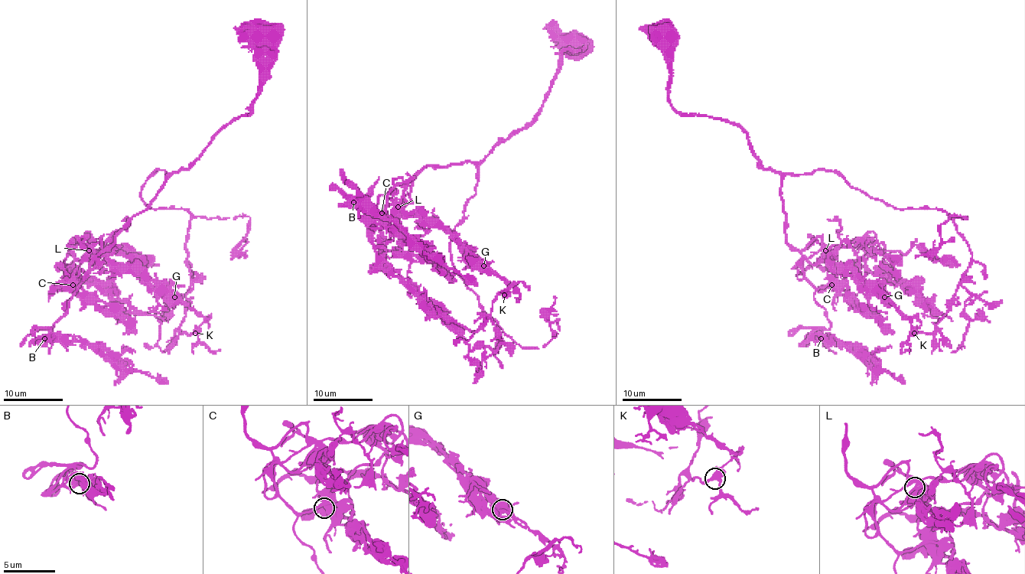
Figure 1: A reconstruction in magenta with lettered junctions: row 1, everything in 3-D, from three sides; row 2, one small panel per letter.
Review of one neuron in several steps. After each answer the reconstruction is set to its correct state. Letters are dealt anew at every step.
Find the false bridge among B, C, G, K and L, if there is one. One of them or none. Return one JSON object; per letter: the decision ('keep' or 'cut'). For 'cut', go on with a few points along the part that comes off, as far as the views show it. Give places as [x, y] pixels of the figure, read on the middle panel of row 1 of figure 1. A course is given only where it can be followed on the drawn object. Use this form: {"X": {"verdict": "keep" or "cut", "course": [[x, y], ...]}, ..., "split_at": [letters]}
{"B": {"verdict": "keep"}, "C": {"verdict": "keep"}, "G": {"verdict": "keep"}, "K": {"verdict": "keep"}, "L": {"verdict": "keep"}, "split_at": []}

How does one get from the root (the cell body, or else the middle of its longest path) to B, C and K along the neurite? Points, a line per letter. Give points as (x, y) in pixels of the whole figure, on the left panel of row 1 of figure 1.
B: (266, 38), (258, 50), (252, 112), (229, 122), (187, 168), (175, 171), (92, 261), (43, 339)
C: (266, 38), (258, 50), (252, 112), (229, 122), (187, 168), (175, 171), (92, 261), (78, 288), (73, 285)
K: (266, 38), (252, 112), (175, 171), (90, 261), (138, 265), (161, 281), (203, 317), (195, 333)

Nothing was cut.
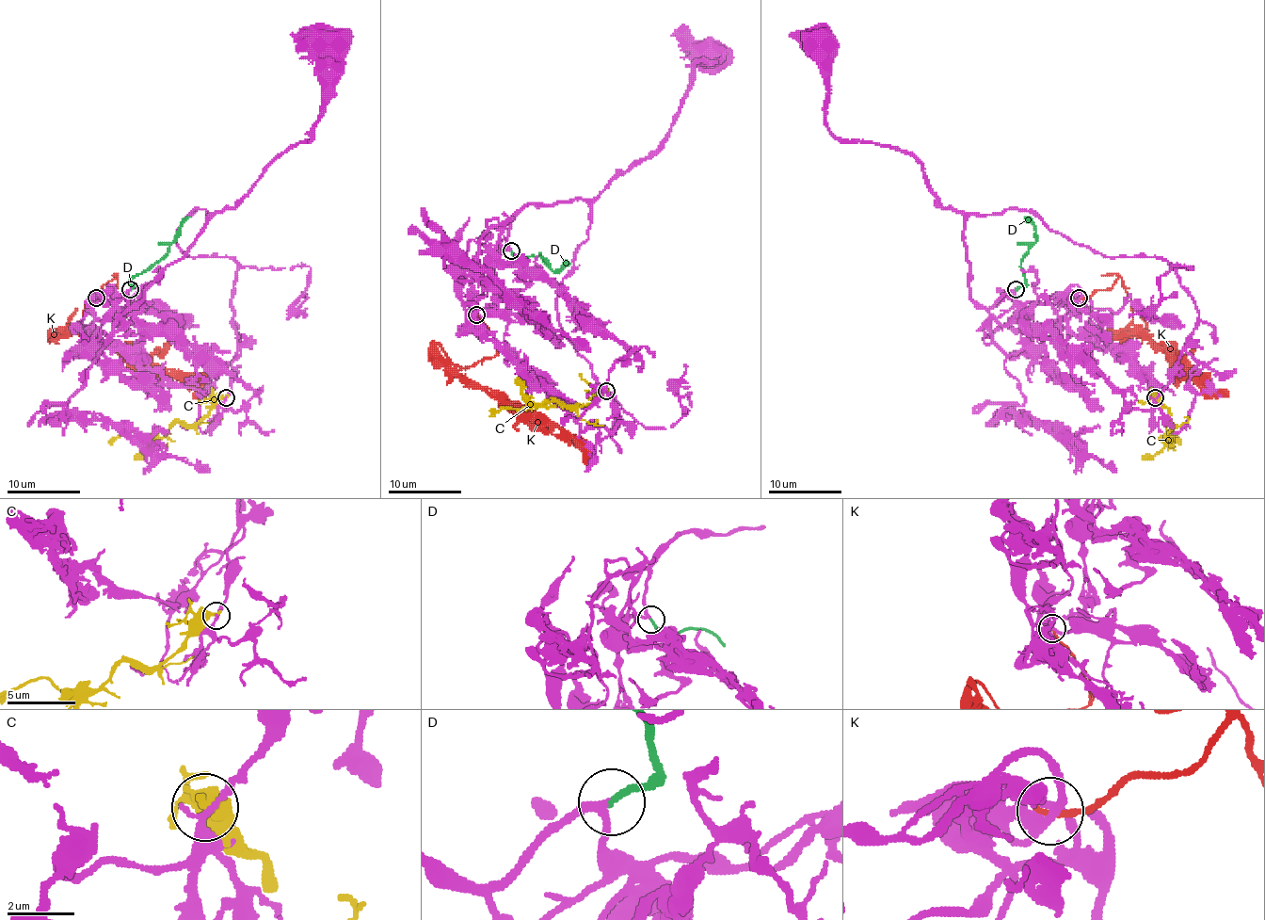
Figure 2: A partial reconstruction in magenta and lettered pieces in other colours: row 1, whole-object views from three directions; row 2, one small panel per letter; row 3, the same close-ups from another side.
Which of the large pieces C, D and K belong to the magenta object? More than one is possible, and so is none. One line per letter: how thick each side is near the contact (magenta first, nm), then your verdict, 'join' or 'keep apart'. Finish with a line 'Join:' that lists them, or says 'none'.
C: 240/440 nm | keep apart
D: 200/190 nm | join
K: 240/190 nm | keep apart
Join: D

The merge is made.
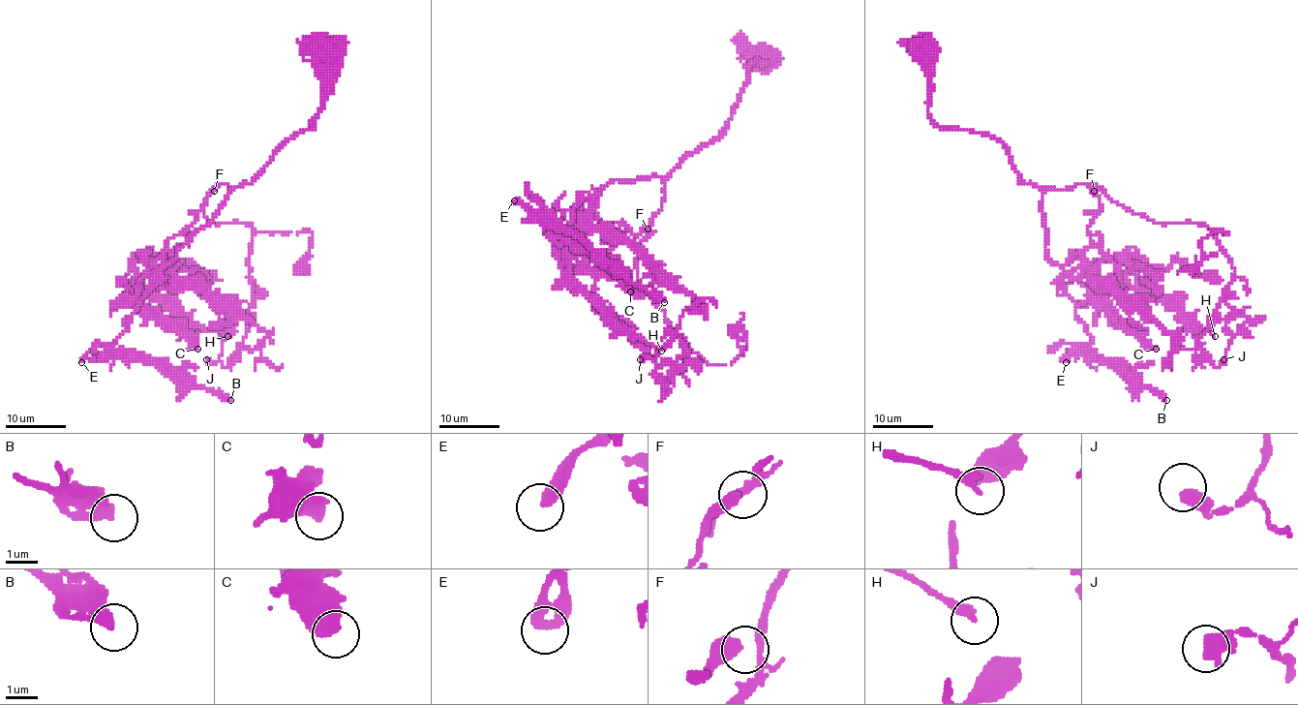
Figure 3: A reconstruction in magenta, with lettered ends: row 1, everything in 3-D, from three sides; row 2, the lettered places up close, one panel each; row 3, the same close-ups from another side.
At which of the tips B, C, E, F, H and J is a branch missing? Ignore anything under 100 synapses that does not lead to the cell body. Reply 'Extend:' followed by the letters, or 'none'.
Extend: none

